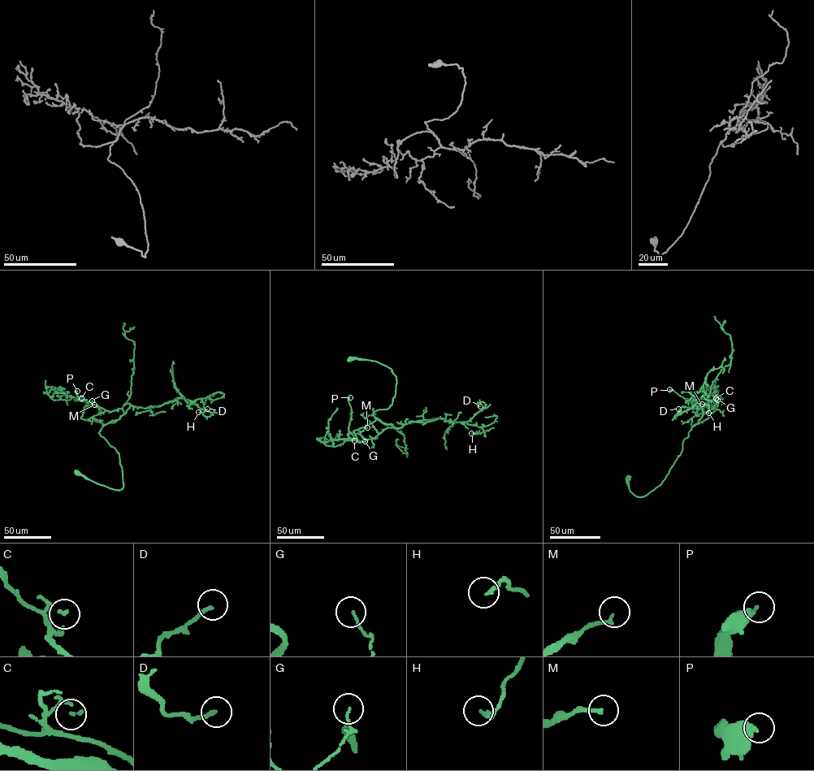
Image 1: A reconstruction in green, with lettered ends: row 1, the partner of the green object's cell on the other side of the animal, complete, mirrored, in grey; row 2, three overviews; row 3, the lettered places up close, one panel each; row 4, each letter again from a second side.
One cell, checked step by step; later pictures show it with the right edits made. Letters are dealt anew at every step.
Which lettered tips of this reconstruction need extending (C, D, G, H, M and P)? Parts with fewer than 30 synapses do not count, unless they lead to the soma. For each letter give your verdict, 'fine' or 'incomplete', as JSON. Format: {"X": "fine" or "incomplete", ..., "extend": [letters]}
{"C": "fine", "D": "fine", "G": "fine", "H": "fine", "M": "fine", "P": "fine", "extend": []}

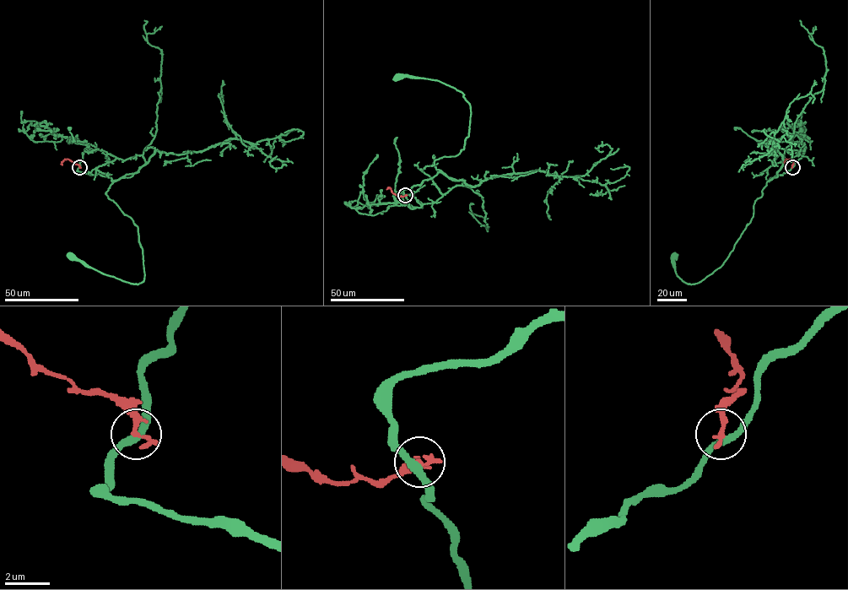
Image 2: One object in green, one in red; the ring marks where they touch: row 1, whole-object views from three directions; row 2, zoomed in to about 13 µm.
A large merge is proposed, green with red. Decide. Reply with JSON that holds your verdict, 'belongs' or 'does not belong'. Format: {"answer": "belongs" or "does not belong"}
{"answer": "does not belong"}

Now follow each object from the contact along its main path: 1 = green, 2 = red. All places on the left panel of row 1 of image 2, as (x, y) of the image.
1: (79, 167), (78, 171), (116, 181), (105, 194), (137, 228), (144, 279), (130, 284), (71, 257)
2: (79, 167), (67, 159), (60, 164)

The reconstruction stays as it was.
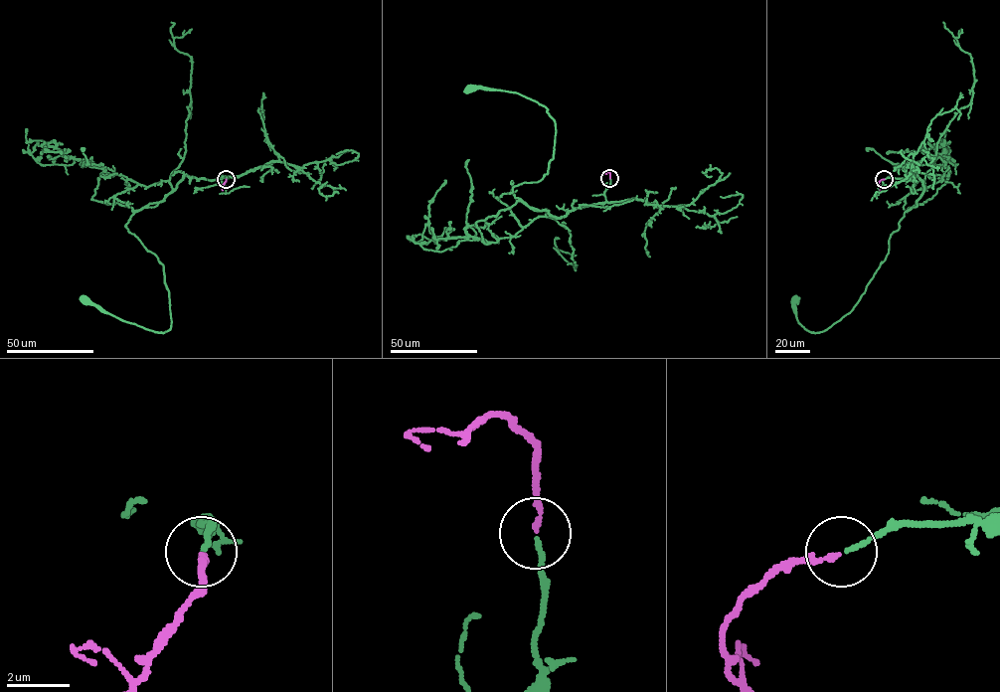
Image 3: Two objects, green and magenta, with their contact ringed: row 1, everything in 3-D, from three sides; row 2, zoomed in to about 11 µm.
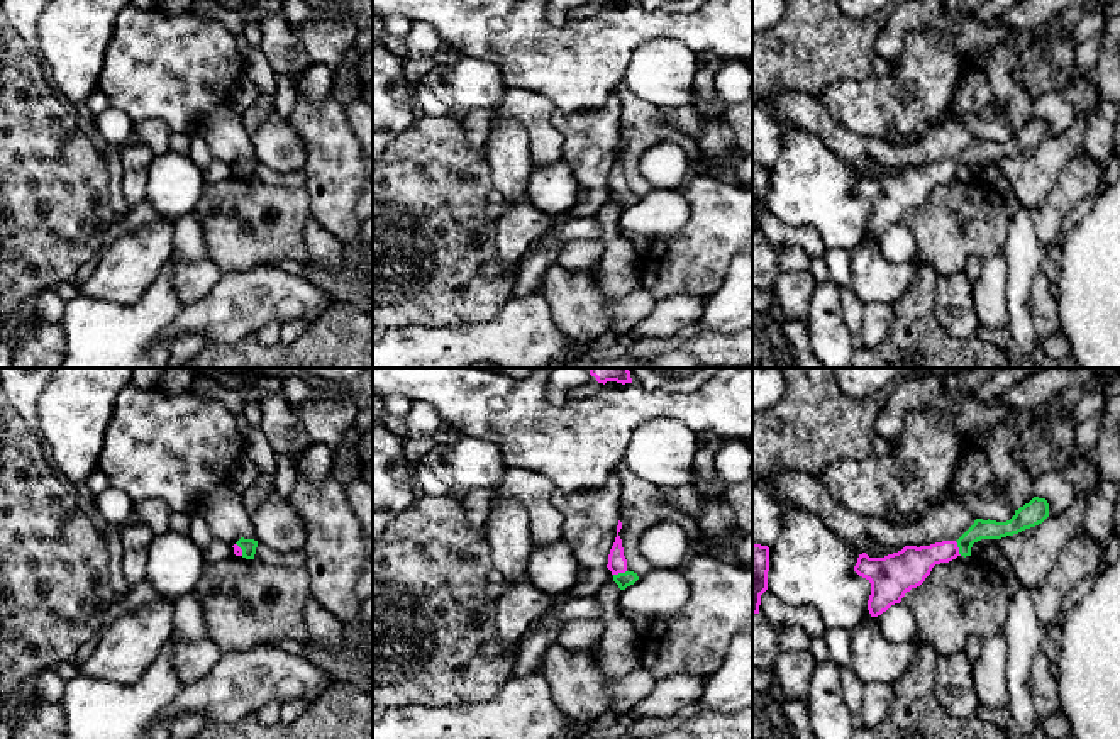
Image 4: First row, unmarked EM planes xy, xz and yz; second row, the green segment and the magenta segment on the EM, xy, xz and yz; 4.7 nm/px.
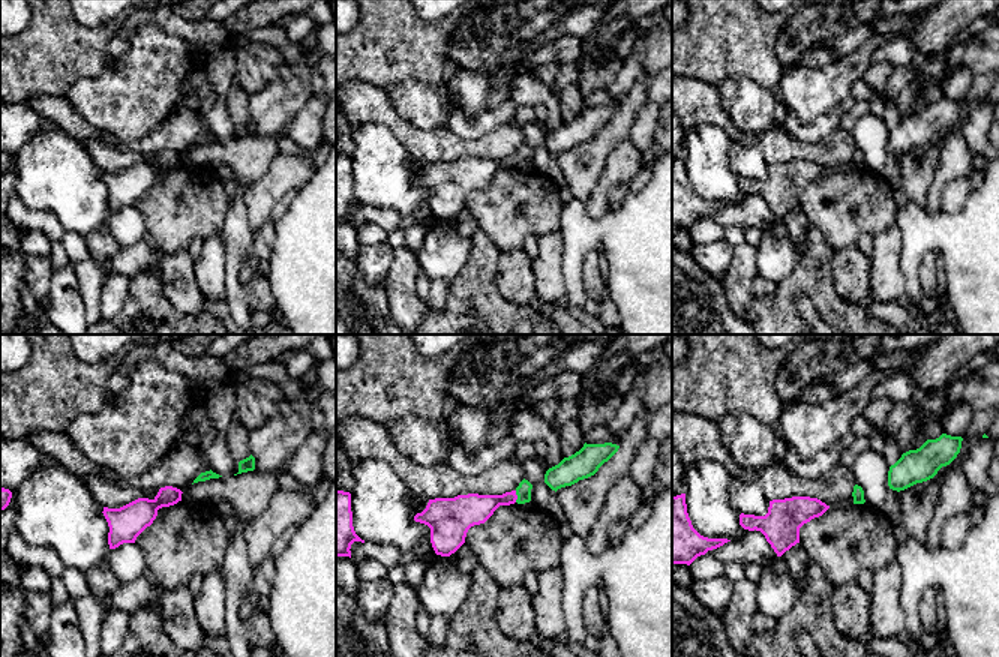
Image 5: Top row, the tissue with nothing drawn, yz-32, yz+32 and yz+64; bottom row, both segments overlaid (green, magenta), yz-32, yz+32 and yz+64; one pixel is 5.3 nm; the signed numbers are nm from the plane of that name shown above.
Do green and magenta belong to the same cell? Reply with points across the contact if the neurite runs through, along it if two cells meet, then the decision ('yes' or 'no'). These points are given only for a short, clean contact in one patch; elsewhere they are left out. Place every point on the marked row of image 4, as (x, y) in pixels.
runs through yz (981, 529), (958, 546), (925, 556), (910, 566); yes

